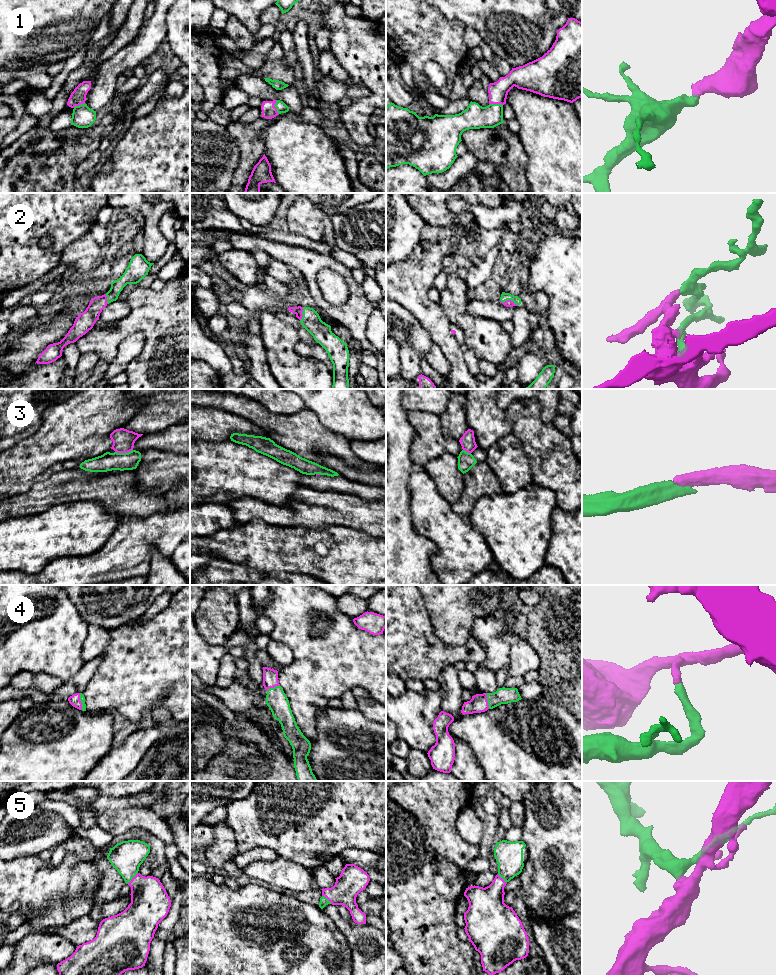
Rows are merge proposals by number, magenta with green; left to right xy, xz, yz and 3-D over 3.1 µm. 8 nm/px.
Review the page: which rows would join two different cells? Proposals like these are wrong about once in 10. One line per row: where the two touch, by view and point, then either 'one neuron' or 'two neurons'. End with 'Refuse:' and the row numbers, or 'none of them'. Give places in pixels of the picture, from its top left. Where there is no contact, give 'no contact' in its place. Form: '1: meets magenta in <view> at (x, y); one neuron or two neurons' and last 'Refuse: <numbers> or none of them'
1: meets magenta in xz at (275, 107); one neuron
2: meets magenta in yz at (509, 300); one neuron
3: meets magenta in xy at (123, 452); one neuron
4: meets magenta in xy at (80, 701); one neuron
5: meets magenta in xy at (132, 878); one neuron
Refuse: none of them

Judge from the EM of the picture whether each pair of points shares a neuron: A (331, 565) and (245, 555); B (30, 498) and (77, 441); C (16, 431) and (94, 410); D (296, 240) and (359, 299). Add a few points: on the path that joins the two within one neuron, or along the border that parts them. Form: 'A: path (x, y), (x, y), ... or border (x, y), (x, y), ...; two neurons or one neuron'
A: path (310, 555), (266, 555); one neuron
B: border (68, 470), (52, 474), (35, 483), (26, 492); two neurons
C: border (53, 405), (44, 413), (41, 425), (22, 440); two neurons
D: border (280, 242), (300, 245), (325, 254); two neurons

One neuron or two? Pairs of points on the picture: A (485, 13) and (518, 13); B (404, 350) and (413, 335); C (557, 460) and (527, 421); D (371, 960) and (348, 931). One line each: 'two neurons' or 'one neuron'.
A: one neuron
B: two neurons
C: one neuron
D: one neuron

